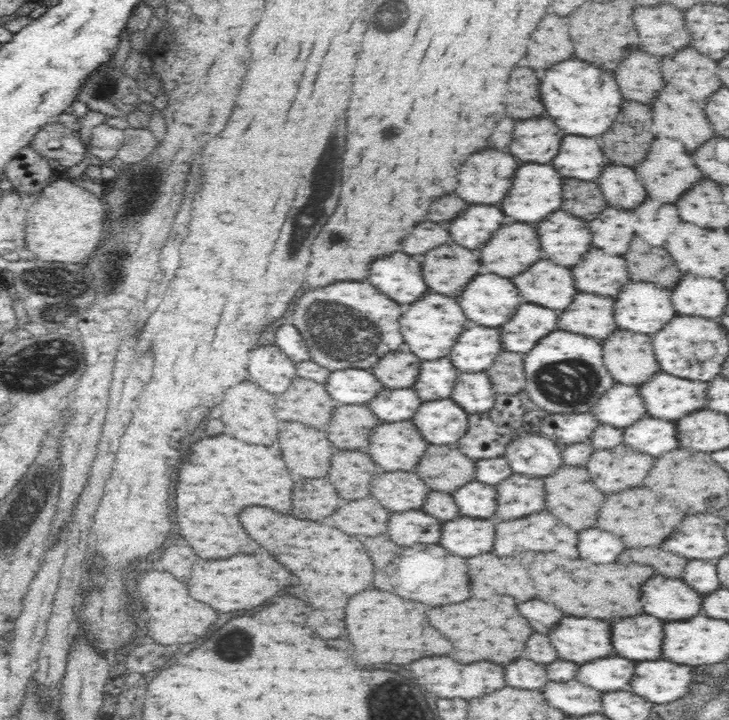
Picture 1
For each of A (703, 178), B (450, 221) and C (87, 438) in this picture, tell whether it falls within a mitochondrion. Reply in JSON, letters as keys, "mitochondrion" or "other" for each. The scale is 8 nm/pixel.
{"A":"other","B":"other","C":"other"}

